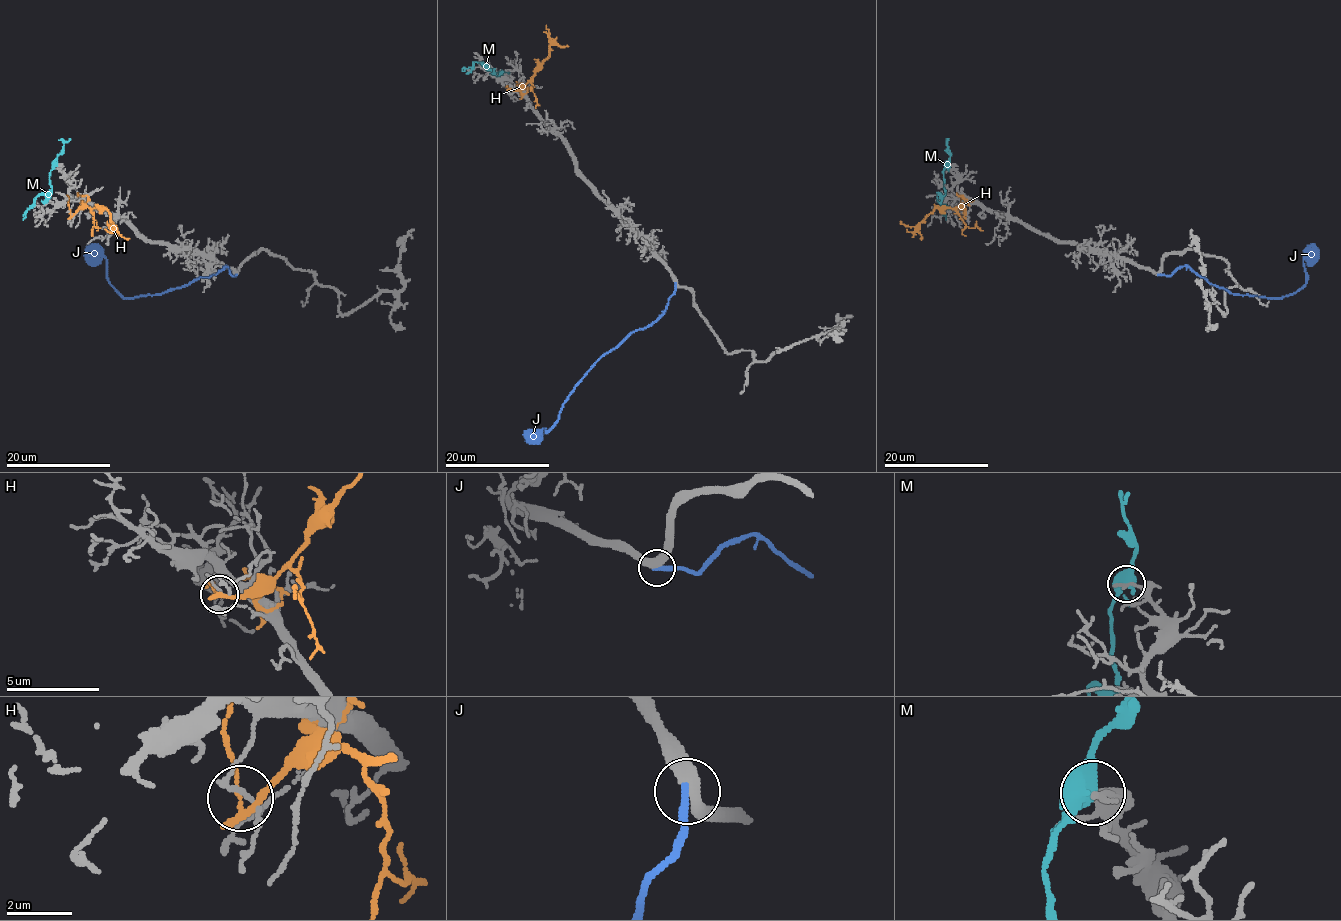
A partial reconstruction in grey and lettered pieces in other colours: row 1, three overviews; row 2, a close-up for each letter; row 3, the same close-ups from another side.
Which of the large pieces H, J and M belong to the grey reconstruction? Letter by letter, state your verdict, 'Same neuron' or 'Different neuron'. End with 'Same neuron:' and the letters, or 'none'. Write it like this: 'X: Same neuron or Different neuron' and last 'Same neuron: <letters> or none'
H: Different neuron
J: Same neuron
M: Different neuron
Same neuron: J

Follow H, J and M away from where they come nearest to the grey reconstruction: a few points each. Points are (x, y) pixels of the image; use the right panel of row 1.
H: (964, 215), (959, 207), (935, 208), (920, 224), (921, 238)
J: (1158, 275), (1187, 266), (1232, 293), (1282, 297), (1305, 283), (1304, 250), (1316, 249)
M: (947, 165), (943, 171), (945, 191), (943, 195), (937, 196), (946, 220)

